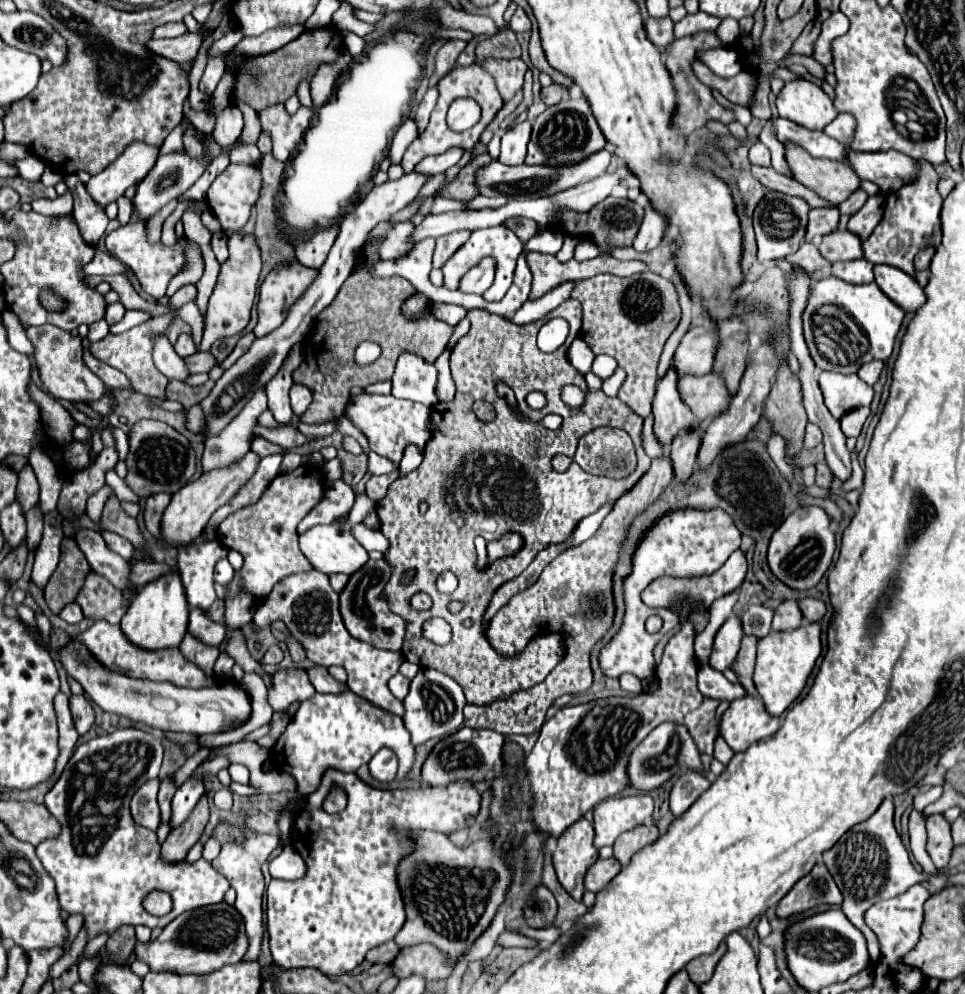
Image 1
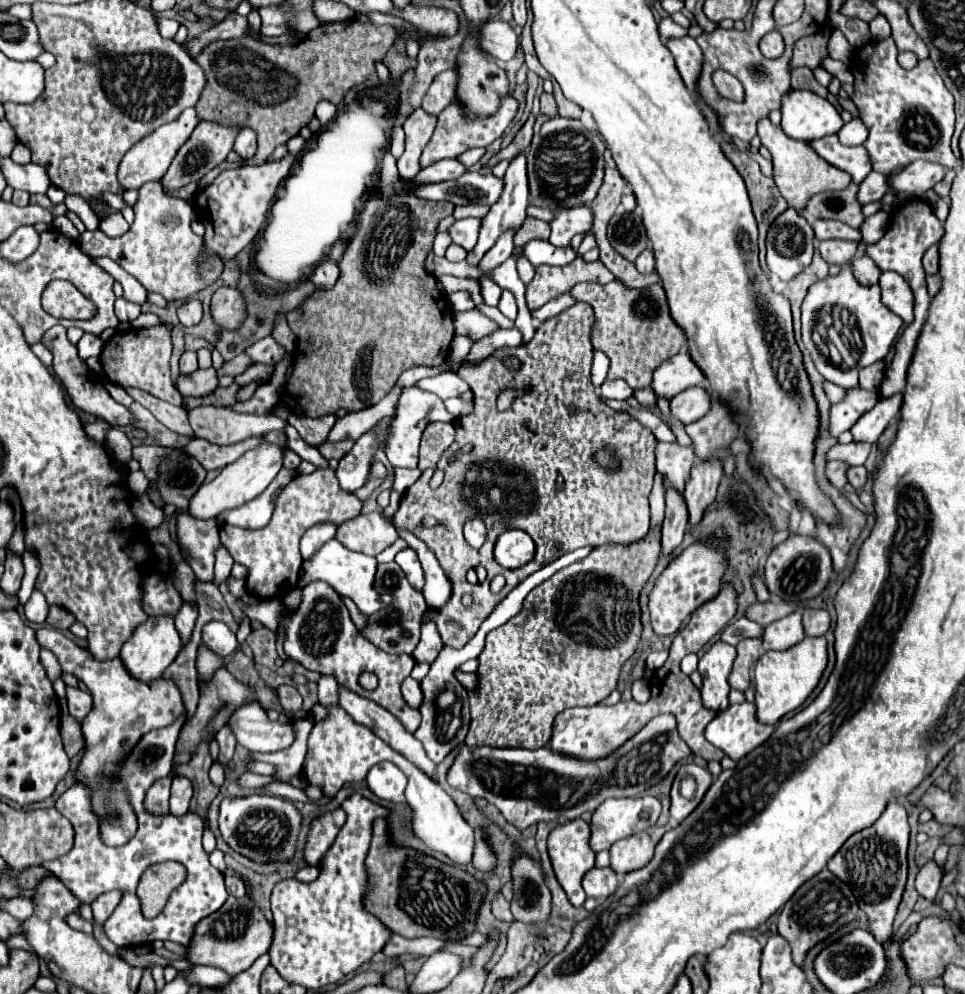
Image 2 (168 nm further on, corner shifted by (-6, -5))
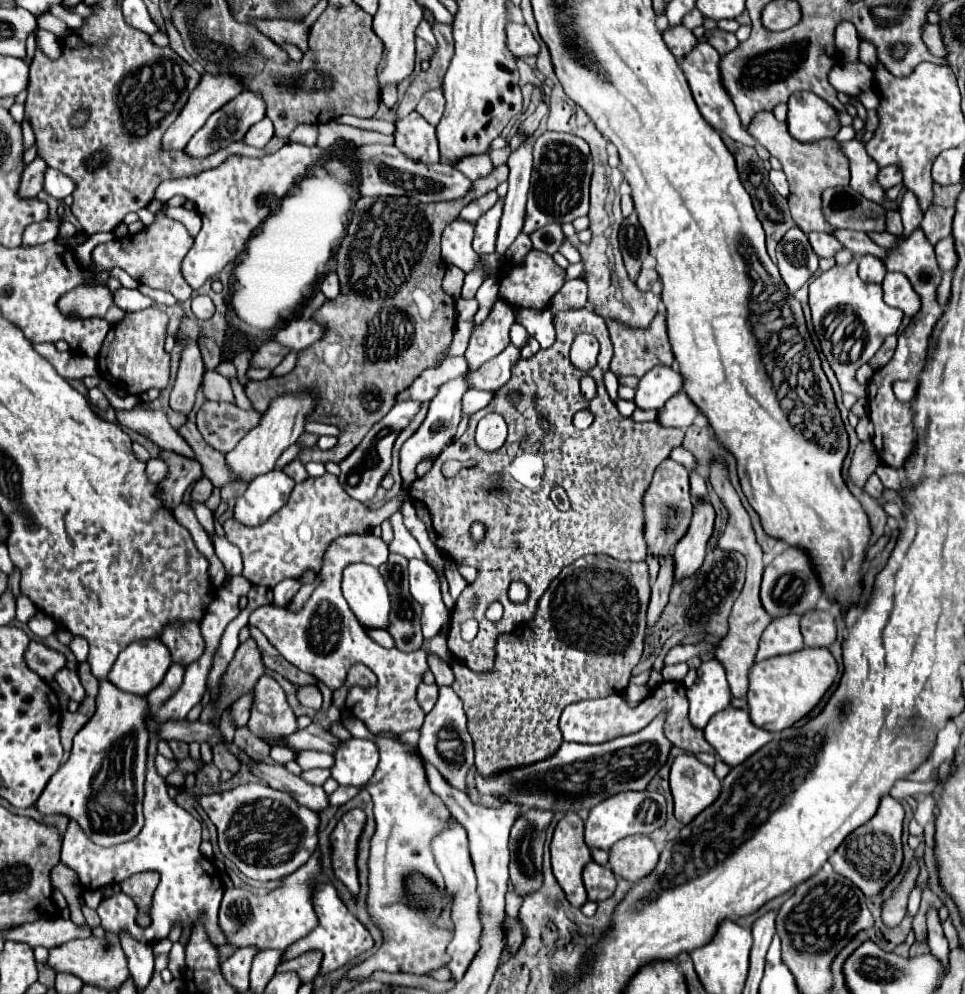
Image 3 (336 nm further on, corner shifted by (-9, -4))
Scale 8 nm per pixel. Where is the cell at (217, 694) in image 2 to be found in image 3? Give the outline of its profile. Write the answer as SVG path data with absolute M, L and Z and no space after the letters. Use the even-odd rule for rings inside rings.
M261 676L253 688L253 694L251 732L277 740L297 730L295 714L285 698L285 692L271 676Z

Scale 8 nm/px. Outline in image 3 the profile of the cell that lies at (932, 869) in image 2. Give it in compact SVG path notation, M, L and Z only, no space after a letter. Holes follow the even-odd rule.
M931 906L927 910L927 944L931 948L931 954L937 956L937 960L949 972L949 944L947 944L947 938L943 934L943 928L941 928L941 922L939 922L939 914L937 914L935 906Z

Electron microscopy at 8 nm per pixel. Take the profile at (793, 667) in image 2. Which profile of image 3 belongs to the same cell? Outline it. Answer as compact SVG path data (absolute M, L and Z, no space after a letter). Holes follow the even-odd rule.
M803 648L789 656L775 656L753 664L749 672L749 716L751 722L769 732L781 732L807 716L837 676L837 662L827 648Z

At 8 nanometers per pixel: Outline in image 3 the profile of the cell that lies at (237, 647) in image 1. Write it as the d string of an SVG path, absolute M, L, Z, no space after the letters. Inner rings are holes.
M297 686L297 700L303 706L311 706L311 708L319 710L323 696L321 696L321 690L317 686Z

